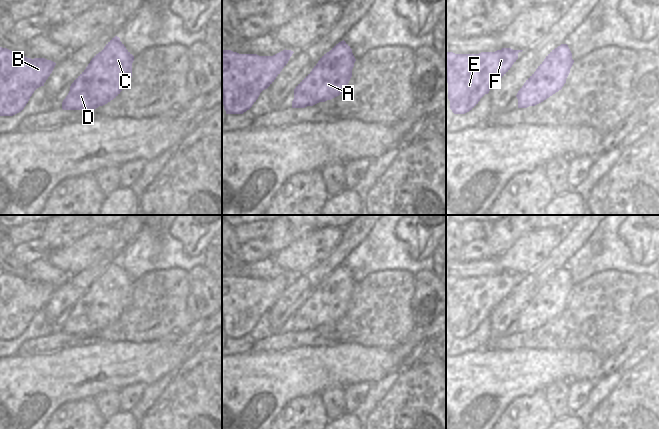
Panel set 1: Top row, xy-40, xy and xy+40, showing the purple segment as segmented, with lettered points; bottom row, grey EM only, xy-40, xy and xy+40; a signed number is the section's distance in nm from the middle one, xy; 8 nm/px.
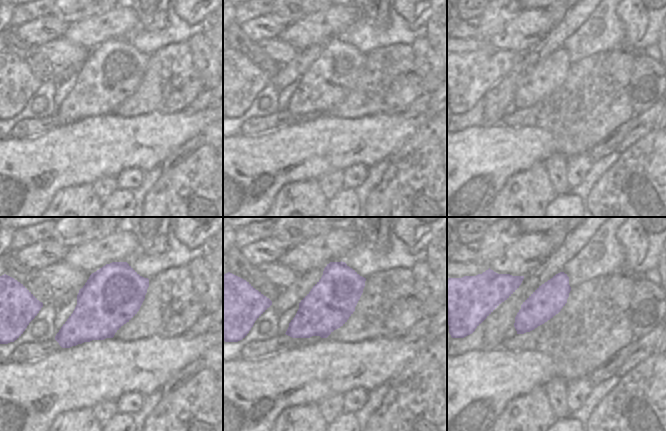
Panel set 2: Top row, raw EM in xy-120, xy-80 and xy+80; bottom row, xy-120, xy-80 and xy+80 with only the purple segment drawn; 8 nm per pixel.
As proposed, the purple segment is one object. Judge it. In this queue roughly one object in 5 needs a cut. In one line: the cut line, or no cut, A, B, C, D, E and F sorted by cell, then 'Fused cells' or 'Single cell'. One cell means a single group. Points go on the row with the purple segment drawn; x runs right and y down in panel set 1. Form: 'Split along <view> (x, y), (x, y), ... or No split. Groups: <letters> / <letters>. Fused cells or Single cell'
No split. Groups: A B C D E F. Single cell.

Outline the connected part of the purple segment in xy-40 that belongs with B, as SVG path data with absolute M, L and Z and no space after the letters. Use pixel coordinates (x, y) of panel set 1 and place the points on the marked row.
M0 47L0 116L21 112L34 91L44 86L56 63L27 58Z

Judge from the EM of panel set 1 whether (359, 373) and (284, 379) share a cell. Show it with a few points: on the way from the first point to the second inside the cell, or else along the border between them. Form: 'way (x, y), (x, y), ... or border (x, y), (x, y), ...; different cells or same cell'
way (340, 373), (333, 373), (328, 378), (303, 378); same cell

